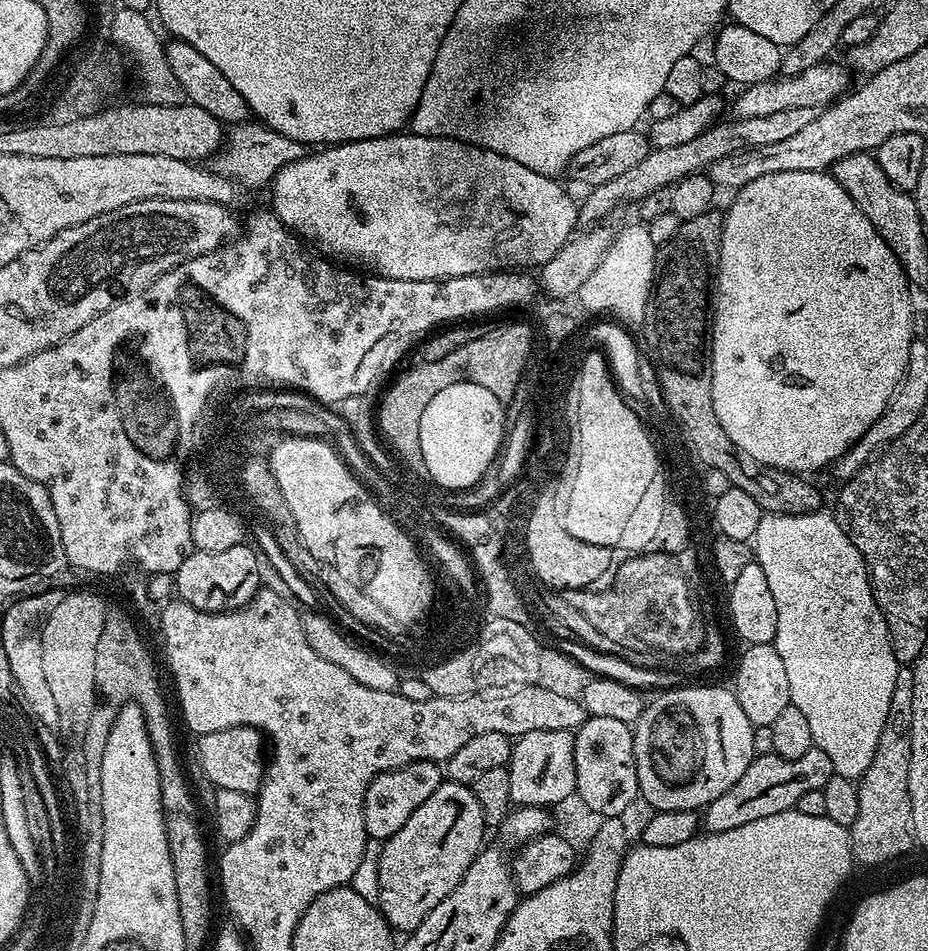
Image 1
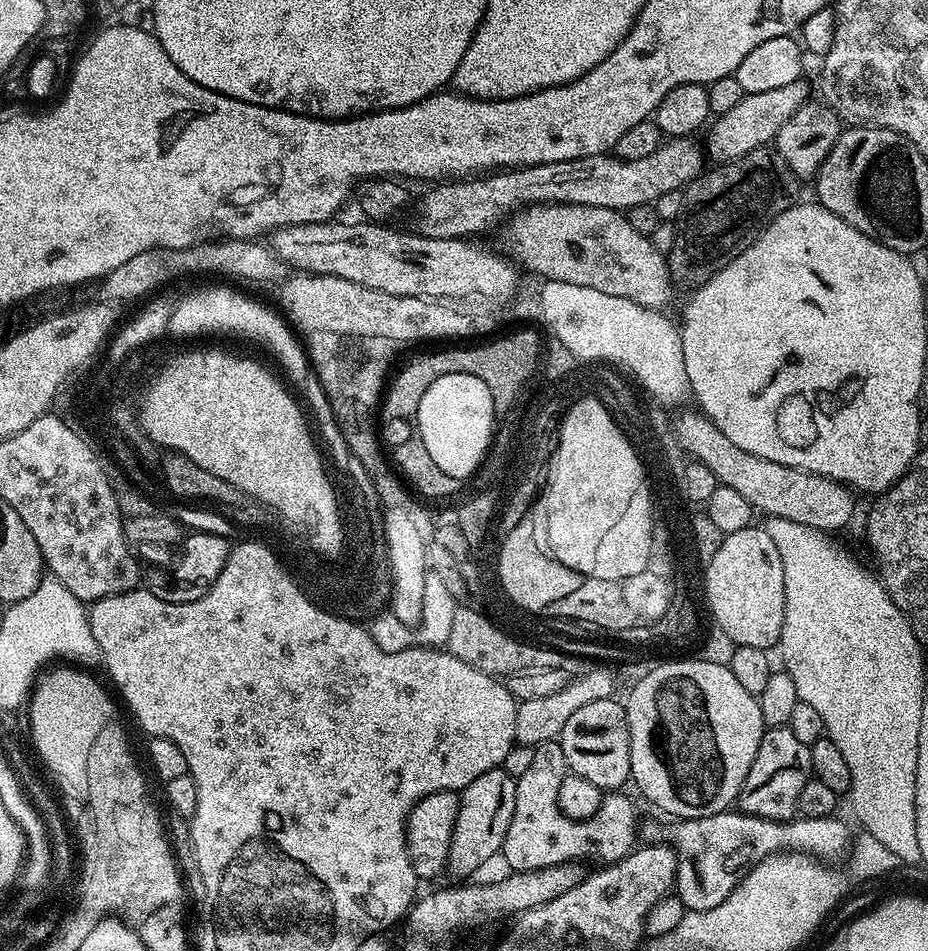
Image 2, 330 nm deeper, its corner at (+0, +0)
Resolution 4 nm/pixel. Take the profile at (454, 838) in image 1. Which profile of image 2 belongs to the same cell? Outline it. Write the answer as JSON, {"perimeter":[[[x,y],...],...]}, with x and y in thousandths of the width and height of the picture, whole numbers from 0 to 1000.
{"perimeter":[[[542,807],[528,808],[524,814],[515,814],[506,826],[502,826],[496,833],[496,851],[494,860],[489,864],[489,877],[485,881],[485,898],[483,899],[484,918],[496,921],[491,923],[504,923],[508,917],[513,917],[530,899],[538,897],[543,890],[545,873],[550,873],[550,860],[554,860],[554,835],[556,834],[556,819],[545,814]]]}

